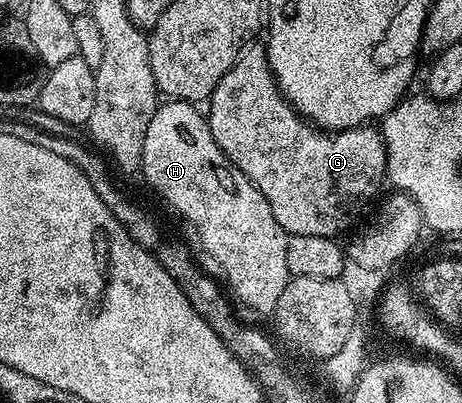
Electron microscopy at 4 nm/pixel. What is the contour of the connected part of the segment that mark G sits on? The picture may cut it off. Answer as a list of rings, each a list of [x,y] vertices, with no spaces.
[[[254,43],[243,48],[236,63],[216,83],[208,98],[208,120],[212,139],[228,155],[228,159],[248,180],[257,187],[260,195],[268,199],[276,223],[288,235],[324,235],[337,238],[358,216],[362,208],[373,199],[386,175],[386,144],[381,132],[373,124],[361,125],[359,129],[327,131],[310,124],[300,117],[286,101],[266,58],[266,50]]]

